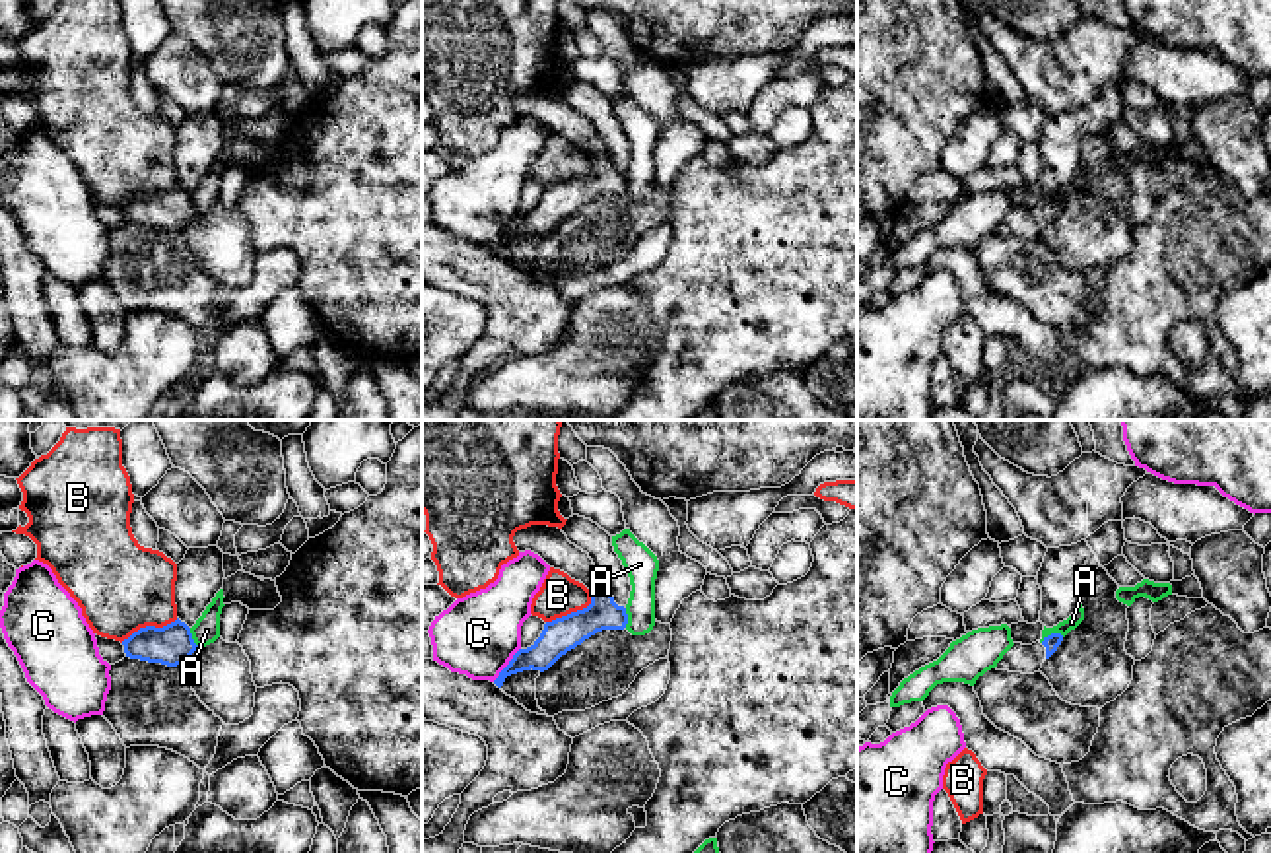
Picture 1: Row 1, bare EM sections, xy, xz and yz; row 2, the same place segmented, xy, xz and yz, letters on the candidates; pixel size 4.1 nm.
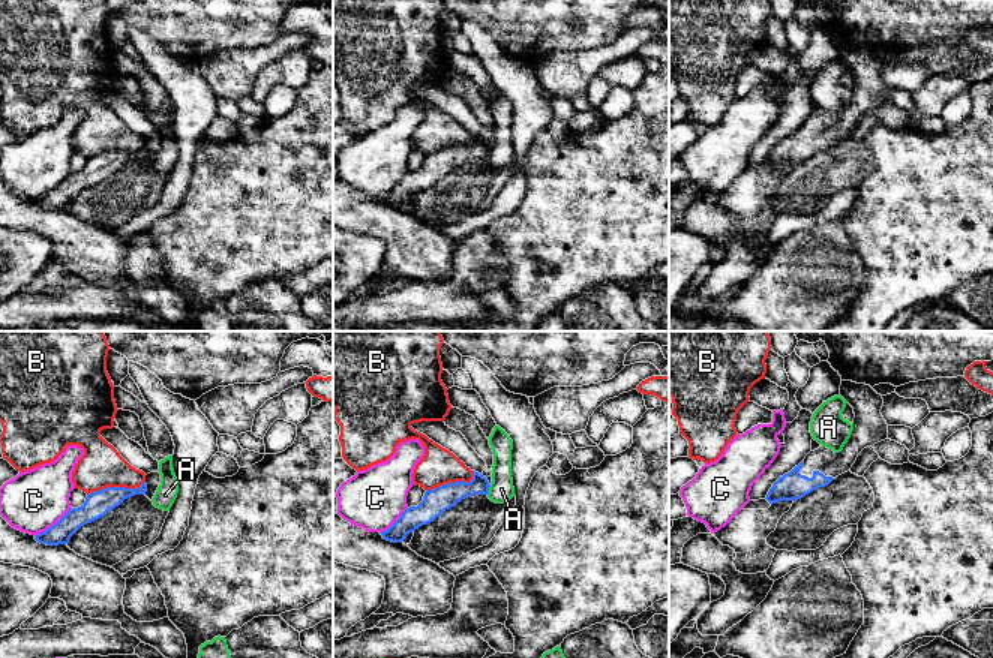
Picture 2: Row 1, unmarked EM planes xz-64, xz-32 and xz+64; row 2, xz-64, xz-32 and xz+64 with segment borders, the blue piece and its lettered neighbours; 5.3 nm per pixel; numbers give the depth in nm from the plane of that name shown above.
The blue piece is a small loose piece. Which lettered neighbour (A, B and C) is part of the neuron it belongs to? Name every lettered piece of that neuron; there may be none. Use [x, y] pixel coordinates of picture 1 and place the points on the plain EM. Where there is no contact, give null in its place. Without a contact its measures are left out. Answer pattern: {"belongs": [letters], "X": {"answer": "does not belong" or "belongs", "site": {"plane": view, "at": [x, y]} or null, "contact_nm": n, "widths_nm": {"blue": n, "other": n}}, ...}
{"belongs": [], "A": {"answer": "does not belong", "site": {"plane": "yz", "at": [1052, 199]}, "contact_nm": 110, "widths_nm": {"blue": 70, "other": 60}}, "B": {"answer": "does not belong", "site": {"plane": "xz", "at": [574, 177]}, "contact_nm": 240, "widths_nm": {"blue": 140, "other": 170}}, "C": {"answer": "does not belong", "site": {"plane": "xz", "at": [508, 230]}, "contact_nm": 180, "widths_nm": {"blue": 140, "other": 340}}}

